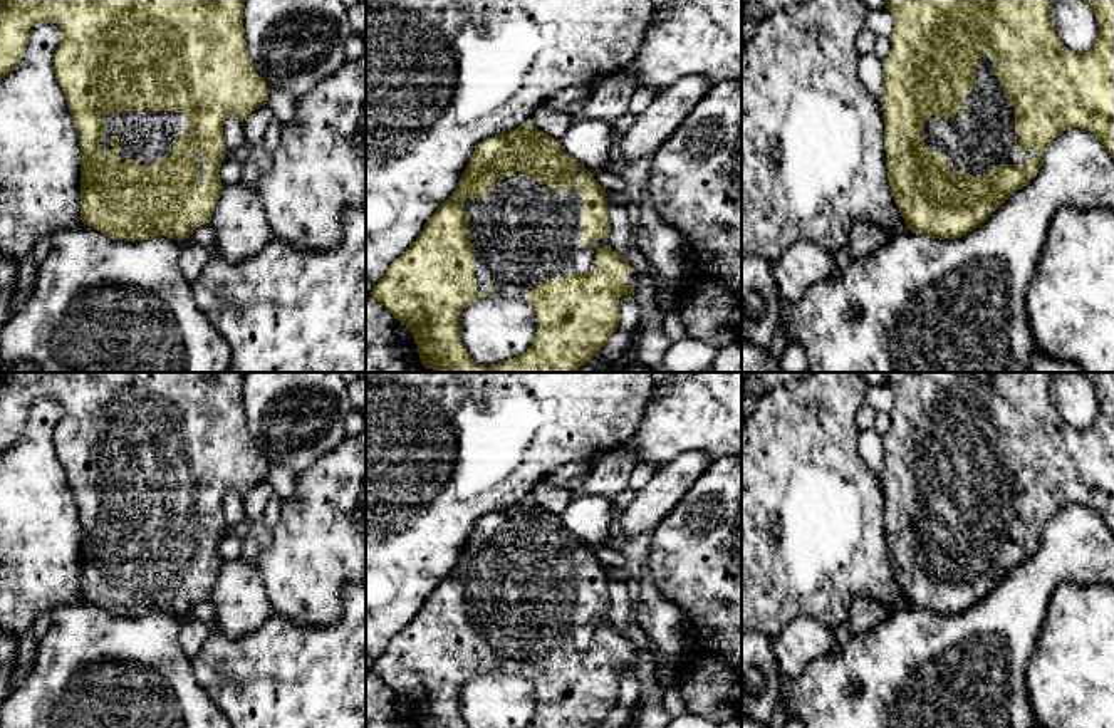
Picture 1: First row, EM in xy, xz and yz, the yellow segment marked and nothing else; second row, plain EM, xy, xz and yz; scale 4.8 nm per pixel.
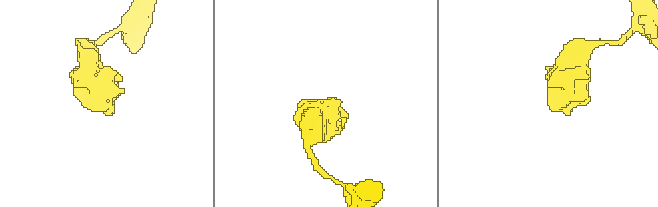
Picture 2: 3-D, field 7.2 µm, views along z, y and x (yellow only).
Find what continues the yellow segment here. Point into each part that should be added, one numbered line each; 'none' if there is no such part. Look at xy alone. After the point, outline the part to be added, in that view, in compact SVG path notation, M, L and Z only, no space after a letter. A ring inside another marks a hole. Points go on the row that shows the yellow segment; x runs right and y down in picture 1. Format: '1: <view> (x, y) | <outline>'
1: xy (145, 136) | M122 111L117 117L106 116L106 136L99 141L102 151L111 151L109 138L119 139L119 161L131 158L136 164L156 164L173 154L173 139L186 134L185 111Z

